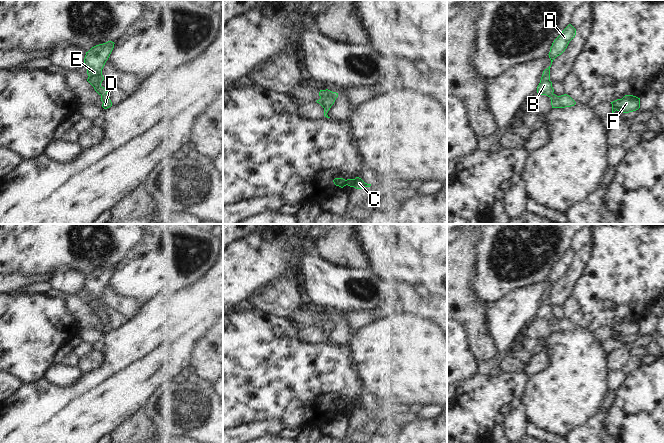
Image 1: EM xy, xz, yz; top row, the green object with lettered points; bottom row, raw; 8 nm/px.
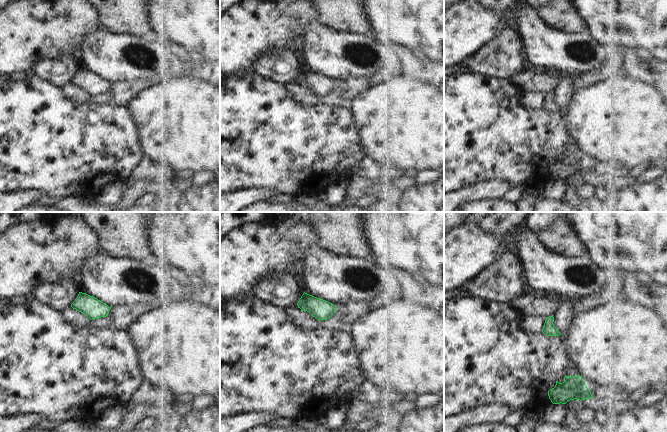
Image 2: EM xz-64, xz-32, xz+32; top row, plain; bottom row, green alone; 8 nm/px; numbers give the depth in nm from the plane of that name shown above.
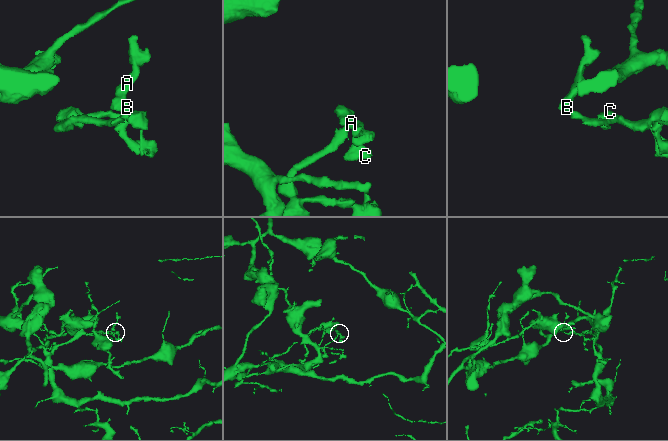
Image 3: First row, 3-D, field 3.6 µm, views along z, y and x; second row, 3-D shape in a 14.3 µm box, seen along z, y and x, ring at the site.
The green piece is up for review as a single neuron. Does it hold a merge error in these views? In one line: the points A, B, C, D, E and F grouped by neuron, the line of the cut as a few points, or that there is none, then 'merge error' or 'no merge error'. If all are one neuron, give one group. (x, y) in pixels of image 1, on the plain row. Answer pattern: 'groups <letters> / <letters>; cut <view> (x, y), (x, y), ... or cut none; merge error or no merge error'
groups A B C D E F; cut none; no merge error

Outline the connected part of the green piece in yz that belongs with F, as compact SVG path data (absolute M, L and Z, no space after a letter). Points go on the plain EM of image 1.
M625 319L622 323L617 323L612 328L612 337L616 334L623 337L636 335L640 332L640 322L633 319Z

